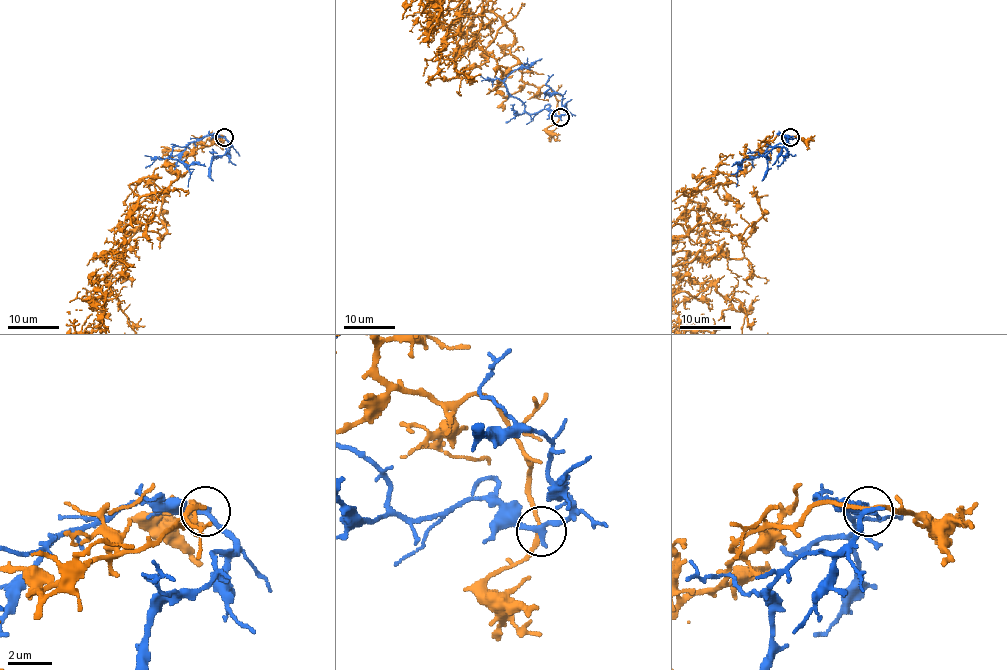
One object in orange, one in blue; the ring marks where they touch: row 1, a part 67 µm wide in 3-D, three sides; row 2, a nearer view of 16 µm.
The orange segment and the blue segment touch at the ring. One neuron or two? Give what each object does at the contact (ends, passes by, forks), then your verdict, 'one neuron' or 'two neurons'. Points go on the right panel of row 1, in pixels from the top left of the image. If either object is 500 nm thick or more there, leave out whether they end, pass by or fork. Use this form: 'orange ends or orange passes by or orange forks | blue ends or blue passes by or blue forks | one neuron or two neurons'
orange passes by | blue passes by | two neurons

